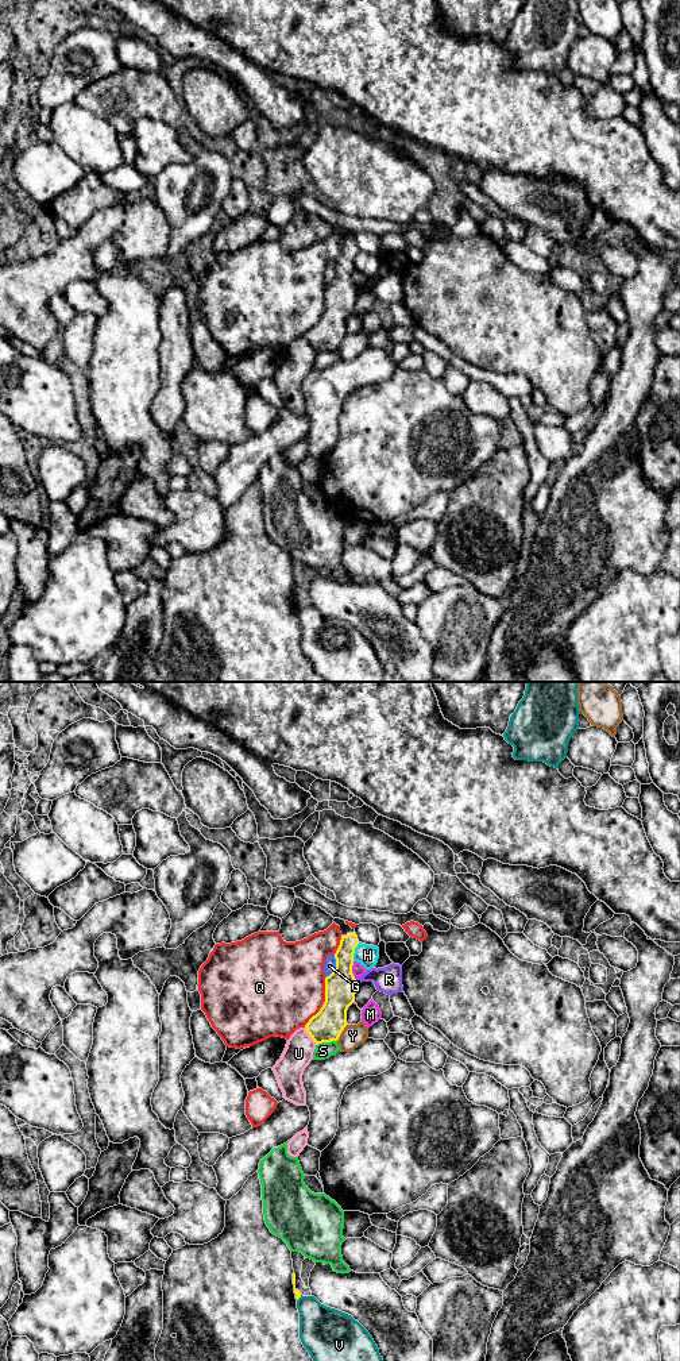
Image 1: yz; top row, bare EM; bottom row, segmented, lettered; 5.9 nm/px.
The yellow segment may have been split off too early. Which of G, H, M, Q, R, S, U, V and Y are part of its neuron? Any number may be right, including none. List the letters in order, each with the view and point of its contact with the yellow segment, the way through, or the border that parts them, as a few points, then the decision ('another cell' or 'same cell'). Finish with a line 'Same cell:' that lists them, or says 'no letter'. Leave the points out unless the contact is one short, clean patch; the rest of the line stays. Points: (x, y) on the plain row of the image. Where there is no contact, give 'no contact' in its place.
G: meets yellow in yz at (336, 274); another cell
H: meets yellow in yz at (354, 261); another cell
M: meets yellow in yz at (351, 278); another cell
Q: meets yellow in yz at (324, 311); another cell
R: meets yellow in yz at (355, 289); another cell
S: meets yellow in yz at (325, 350); another cell
U: meets yellow in yz at (309, 343); another cell
V: meets yellow in yz at (300, 605); another cell
Y: meets yellow in yz at (342, 339); another cell
Same cell: no letter

